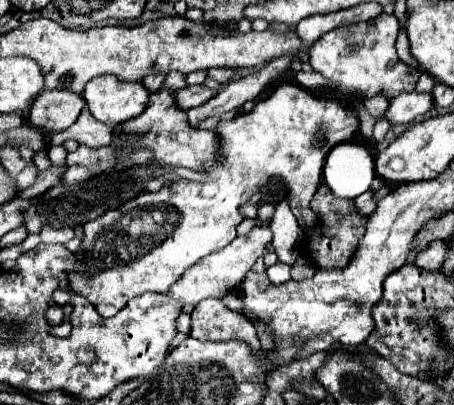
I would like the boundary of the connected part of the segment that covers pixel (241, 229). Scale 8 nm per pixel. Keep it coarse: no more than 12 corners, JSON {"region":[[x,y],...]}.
{"region":[[246,218],[237,227],[237,235],[248,234],[254,226],[269,225],[271,218],[259,221]]}

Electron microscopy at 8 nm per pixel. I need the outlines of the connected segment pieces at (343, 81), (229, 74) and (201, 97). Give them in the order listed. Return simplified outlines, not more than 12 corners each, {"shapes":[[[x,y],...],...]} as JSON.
{"shapes":[[[391,14],[339,26],[309,48],[335,92],[413,92]],[[211,68],[209,78],[225,84],[237,68]],[[205,84],[177,92],[177,106],[189,110],[207,102],[217,90]]]}

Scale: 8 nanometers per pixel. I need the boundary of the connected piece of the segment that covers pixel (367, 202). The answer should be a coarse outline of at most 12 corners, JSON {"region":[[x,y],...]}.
{"region":[[371,192],[355,198],[355,208],[363,216],[371,216],[375,200]]}

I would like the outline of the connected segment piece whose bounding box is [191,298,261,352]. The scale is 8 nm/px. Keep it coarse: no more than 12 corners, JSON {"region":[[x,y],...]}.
{"region":[[215,298],[193,308],[191,338],[261,347],[255,327]]}

